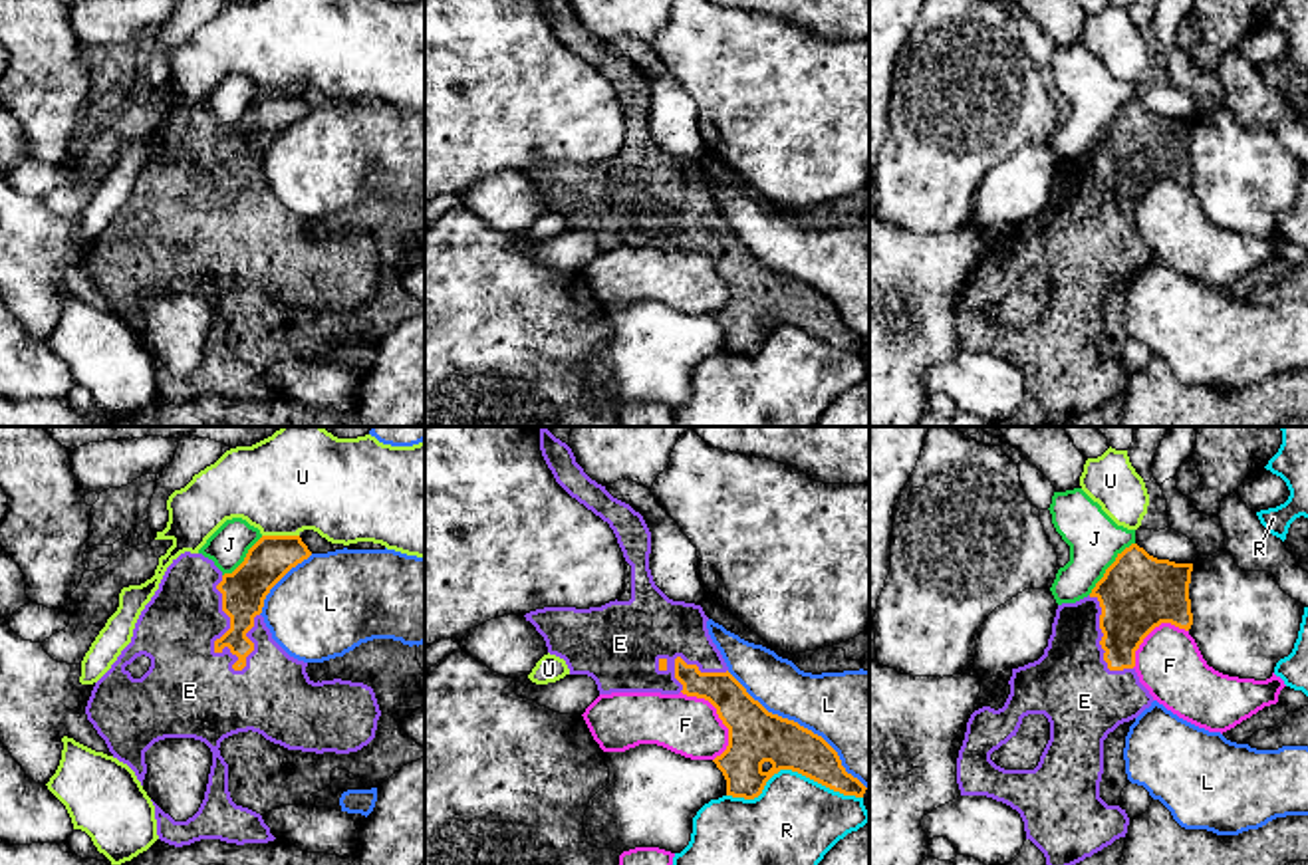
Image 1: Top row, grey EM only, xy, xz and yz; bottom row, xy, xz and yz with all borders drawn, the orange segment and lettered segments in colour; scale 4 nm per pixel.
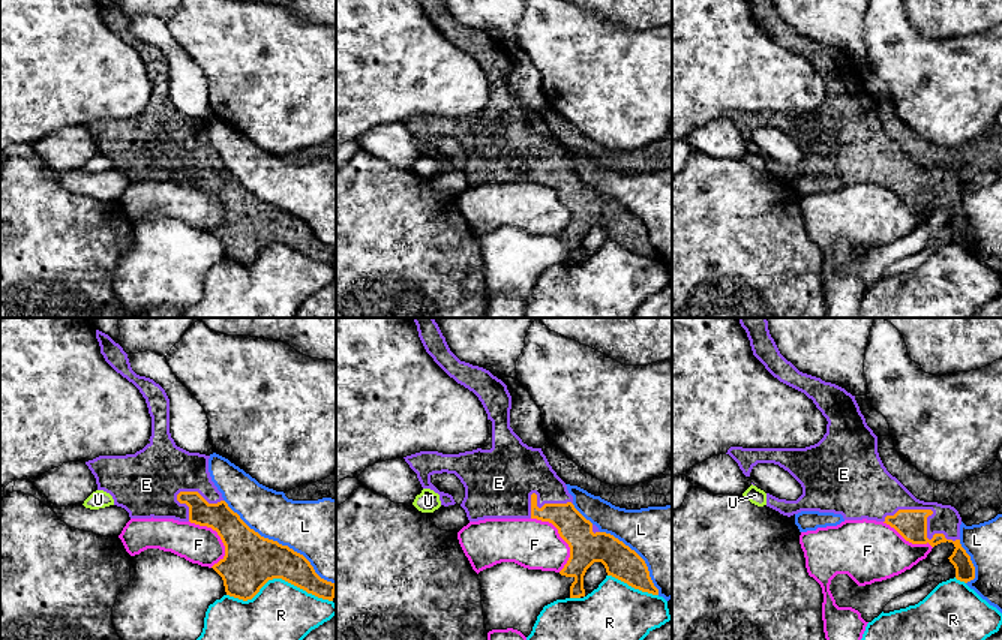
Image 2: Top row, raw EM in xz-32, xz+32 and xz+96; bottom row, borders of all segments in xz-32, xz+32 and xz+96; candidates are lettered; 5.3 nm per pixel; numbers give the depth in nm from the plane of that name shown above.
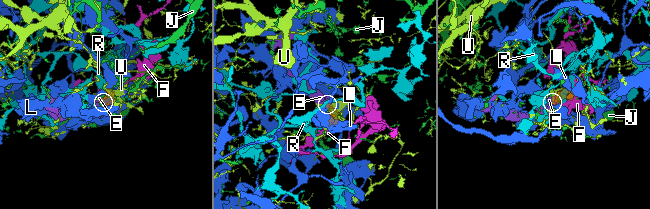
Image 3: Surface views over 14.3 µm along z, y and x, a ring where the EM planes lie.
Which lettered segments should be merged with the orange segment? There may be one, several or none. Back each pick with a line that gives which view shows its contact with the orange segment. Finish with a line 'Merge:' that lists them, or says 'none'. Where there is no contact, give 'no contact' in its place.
E: contact in xy
Merge: E

